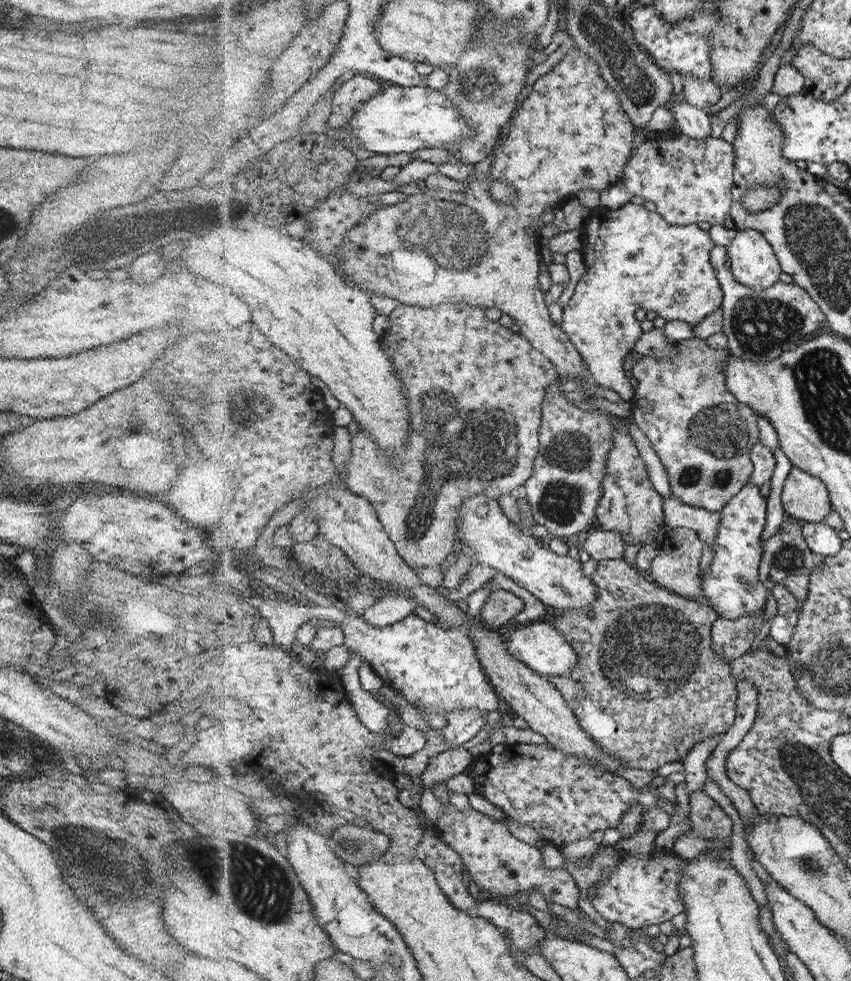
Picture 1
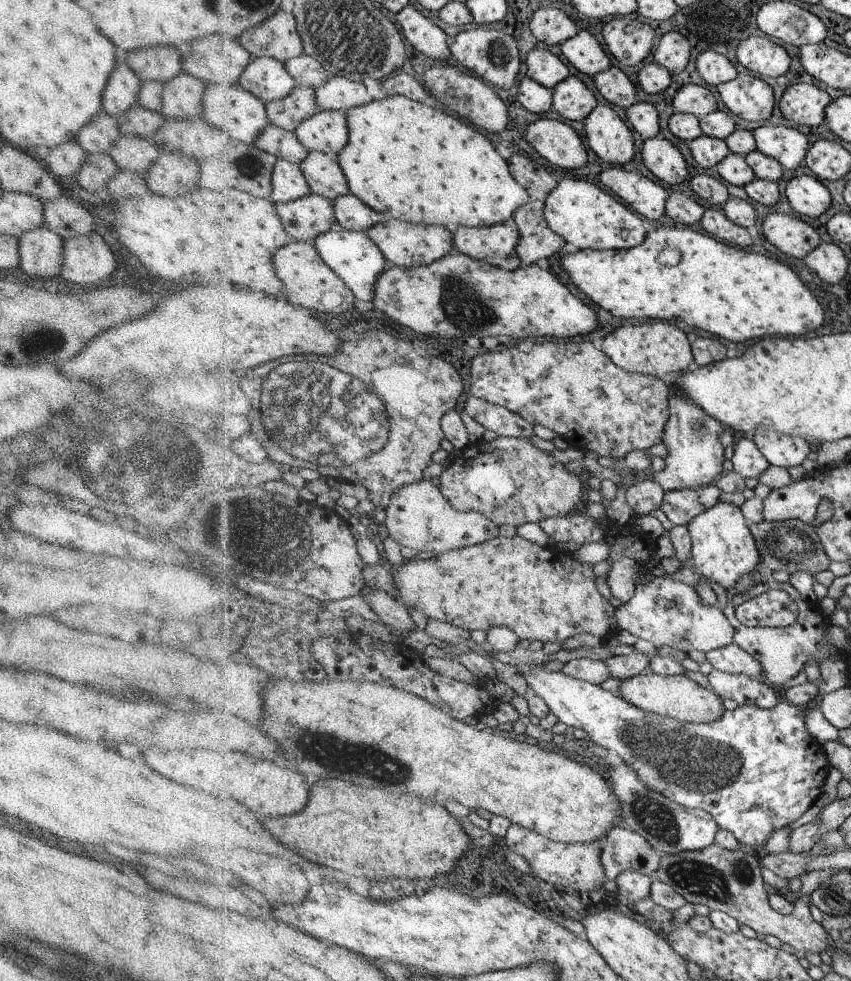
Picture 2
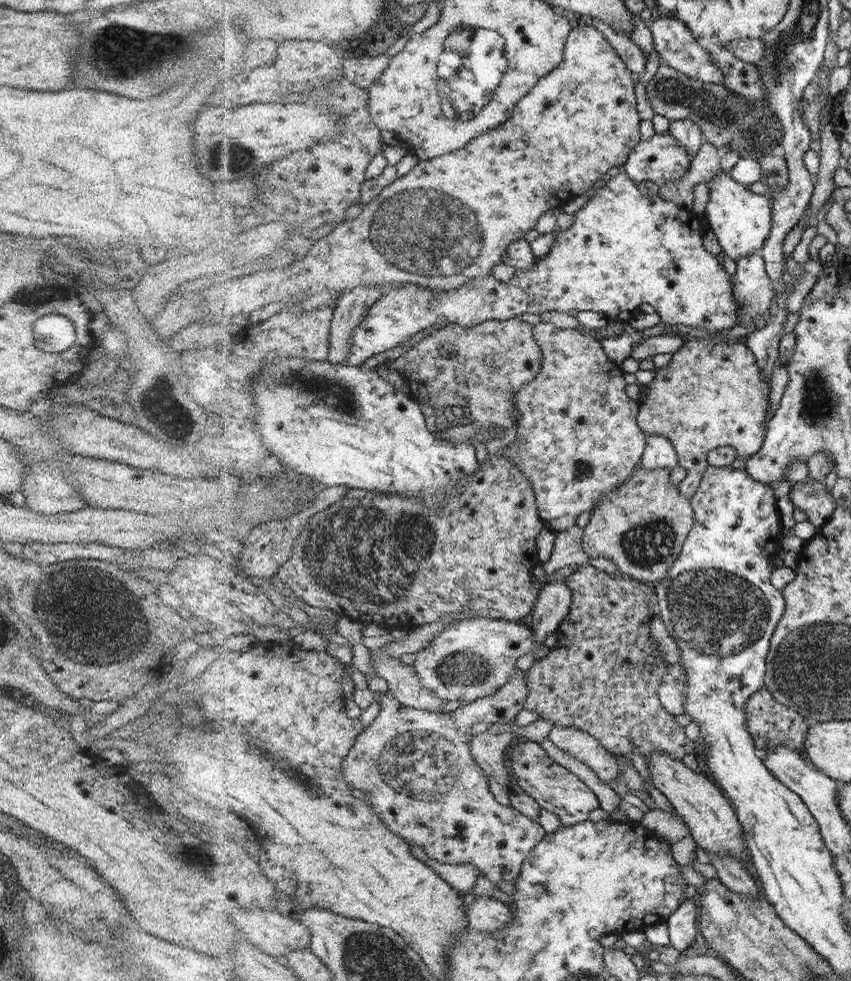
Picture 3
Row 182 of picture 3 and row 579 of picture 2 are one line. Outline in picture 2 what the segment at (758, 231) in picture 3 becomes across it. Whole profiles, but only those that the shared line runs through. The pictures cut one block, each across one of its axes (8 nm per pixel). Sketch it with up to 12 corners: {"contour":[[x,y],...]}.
{"contour":[[718,502],[686,526],[692,566],[728,591],[761,552],[741,507]]}

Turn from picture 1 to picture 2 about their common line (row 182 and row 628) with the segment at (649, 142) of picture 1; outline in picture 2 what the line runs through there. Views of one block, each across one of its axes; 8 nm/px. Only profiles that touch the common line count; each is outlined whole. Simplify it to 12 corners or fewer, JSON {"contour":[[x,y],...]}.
{"contour":[[656,577],[615,608],[617,630],[688,655],[733,642],[694,587]]}

